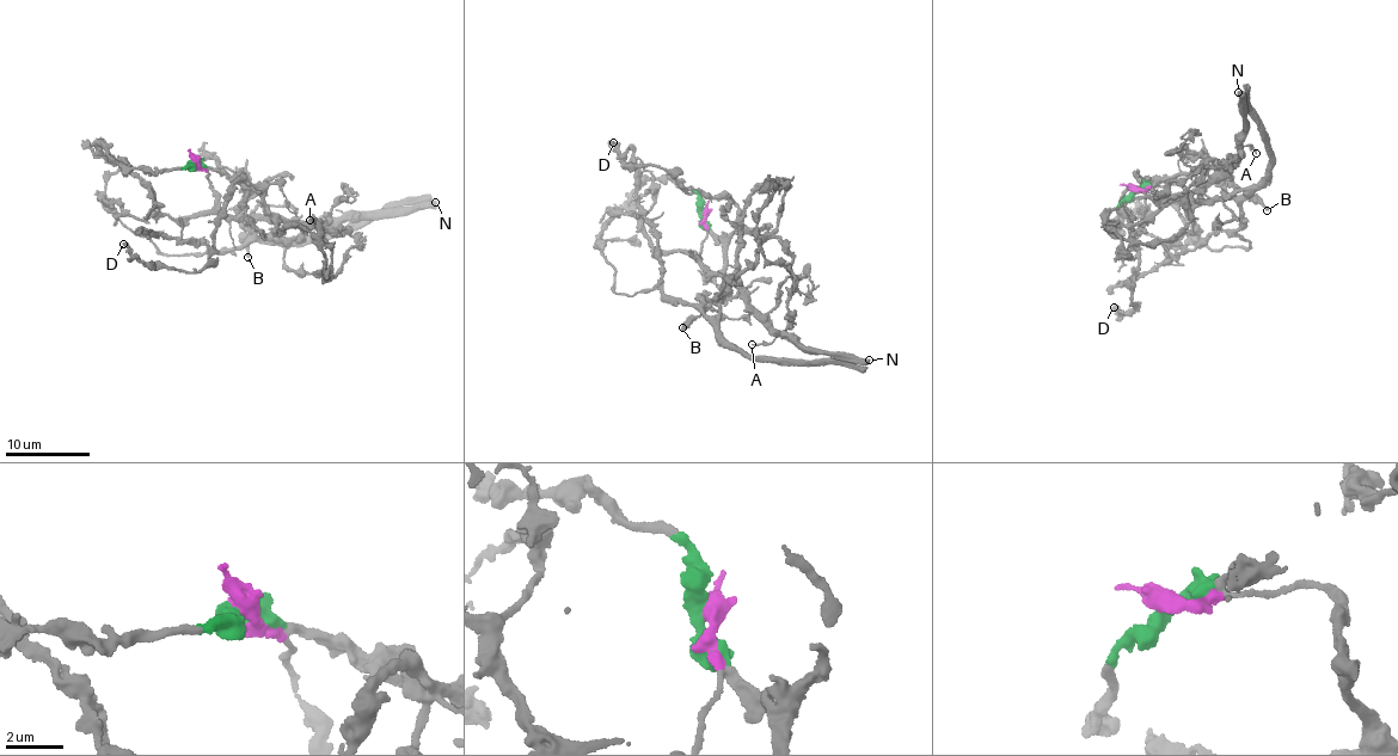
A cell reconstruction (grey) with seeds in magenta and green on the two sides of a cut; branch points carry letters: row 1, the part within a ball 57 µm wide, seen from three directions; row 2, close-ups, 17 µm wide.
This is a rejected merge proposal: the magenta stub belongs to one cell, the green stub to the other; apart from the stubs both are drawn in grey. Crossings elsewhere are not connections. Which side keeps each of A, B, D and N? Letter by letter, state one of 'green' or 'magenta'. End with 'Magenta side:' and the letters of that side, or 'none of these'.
A: magenta
B: magenta
D: magenta
N: magenta
Magenta side: A, B, D, N

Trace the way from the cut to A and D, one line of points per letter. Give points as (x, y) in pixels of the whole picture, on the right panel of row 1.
A: (1134, 190), (1177, 184), (1191, 207), (1207, 183), (1225, 177), (1242, 147), (1248, 145), (1257, 153)
D: (1134, 190), (1177, 184), (1191, 207), (1200, 194), (1163, 201), (1126, 189), (1135, 308), (1113, 308)

